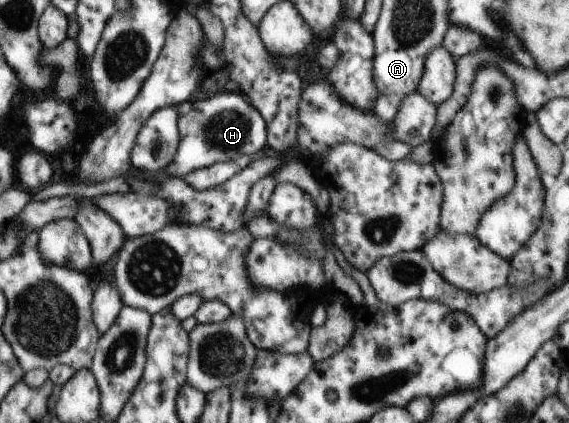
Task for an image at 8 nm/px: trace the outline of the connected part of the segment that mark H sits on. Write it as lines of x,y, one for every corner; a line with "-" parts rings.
217,93
211,99
187,100
177,107
181,143
164,172
172,178
184,178
221,161
235,161
241,156
253,158
253,155
265,149
265,145
270,144
270,137
265,137
265,121
261,113
237,93

